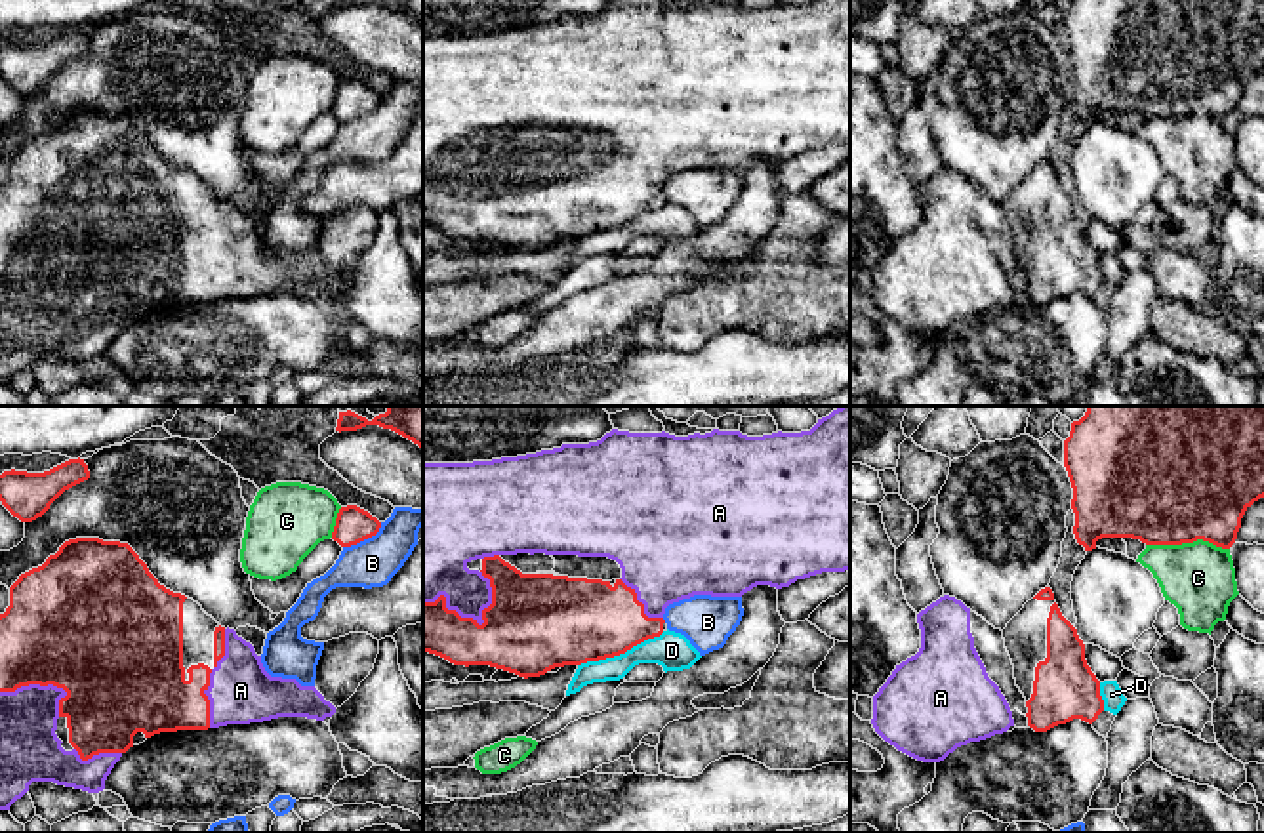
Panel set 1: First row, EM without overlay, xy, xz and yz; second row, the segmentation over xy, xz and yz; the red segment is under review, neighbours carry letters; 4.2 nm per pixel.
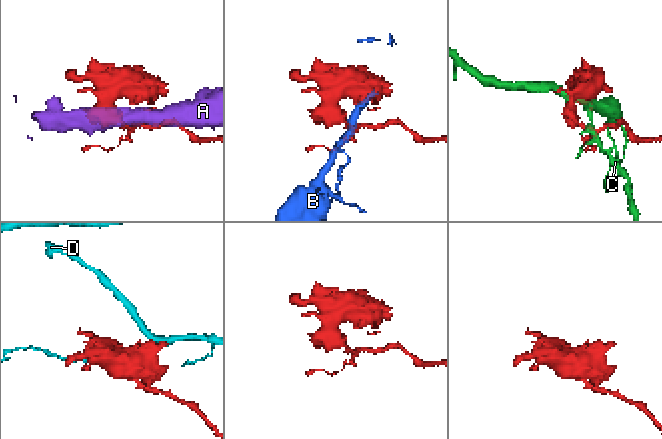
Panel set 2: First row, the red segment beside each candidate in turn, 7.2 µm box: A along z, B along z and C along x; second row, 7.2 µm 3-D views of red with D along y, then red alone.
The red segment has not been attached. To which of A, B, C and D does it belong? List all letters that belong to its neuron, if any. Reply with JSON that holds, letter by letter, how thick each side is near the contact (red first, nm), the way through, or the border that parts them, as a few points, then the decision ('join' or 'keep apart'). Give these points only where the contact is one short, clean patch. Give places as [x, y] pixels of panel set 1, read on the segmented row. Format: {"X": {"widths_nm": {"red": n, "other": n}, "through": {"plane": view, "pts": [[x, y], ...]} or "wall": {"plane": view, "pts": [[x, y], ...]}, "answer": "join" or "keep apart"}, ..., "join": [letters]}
{"A": {"widths_nm": {"red": 380, "other": 220}, "answer": "join"}, "B": {"widths_nm": {"red": 160, "other": 200}, "answer": "keep apart"}, "C": {"widths_nm": {"red": 500, "other": 300}, "answer": "keep apart"}, "D": {"widths_nm": {"red": 360, "other": 160}, "wall": {"plane": "xz", "pts": [[664, 631], [624, 652], [578, 666]]}, "answer": "keep apart"}, "join": ["A"]}

